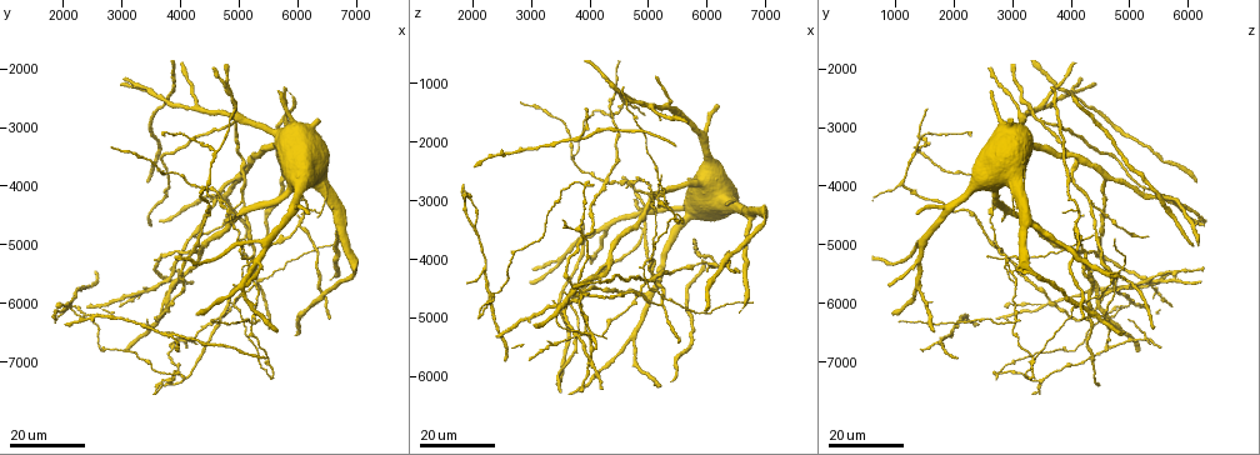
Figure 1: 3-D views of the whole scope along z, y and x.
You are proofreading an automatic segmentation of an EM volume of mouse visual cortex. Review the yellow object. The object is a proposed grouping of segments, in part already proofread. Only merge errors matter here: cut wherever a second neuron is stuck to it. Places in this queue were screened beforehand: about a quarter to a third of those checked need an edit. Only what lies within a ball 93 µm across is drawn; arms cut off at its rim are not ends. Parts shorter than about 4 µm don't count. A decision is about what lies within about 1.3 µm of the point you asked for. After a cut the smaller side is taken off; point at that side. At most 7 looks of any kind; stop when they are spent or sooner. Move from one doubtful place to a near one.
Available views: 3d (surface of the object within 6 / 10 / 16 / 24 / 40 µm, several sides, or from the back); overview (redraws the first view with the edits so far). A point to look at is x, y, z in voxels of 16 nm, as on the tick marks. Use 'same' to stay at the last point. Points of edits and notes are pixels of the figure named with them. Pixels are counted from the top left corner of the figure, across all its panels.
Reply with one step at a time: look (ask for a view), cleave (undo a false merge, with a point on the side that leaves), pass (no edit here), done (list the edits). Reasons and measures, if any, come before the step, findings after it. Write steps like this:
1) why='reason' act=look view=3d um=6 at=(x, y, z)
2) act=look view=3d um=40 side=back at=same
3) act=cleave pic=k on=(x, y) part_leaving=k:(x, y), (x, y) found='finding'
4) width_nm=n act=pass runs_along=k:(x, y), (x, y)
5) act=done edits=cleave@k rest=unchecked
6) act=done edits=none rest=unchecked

act=look view=3d um=24 at=(3750, 7300, 3450)

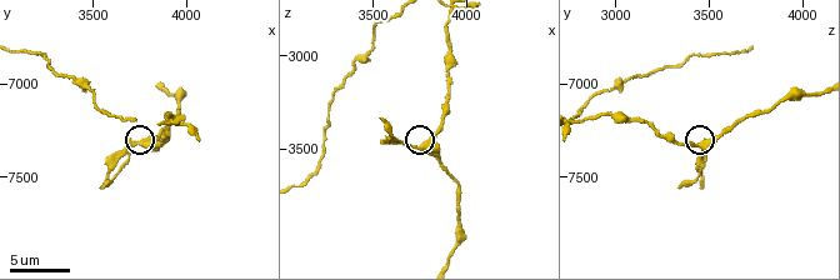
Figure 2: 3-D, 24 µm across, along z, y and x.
why='closer look' act=look view=3d um=10 at=(3760, 7320, 3480)

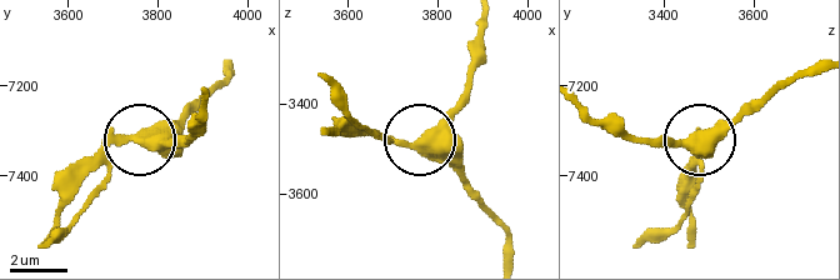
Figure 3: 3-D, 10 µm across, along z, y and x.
act=look view=3d um=6 at=(3755, 7320, 3490)

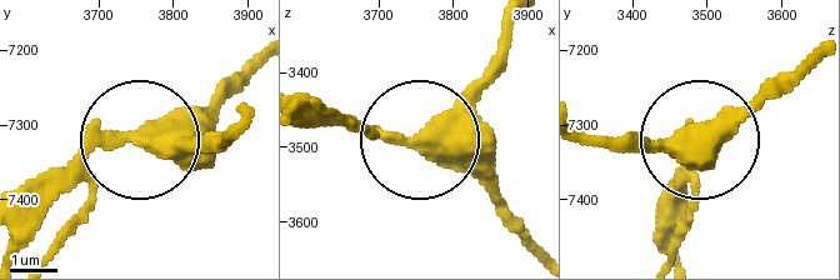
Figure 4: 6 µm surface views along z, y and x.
side_arm_um=7 act=cleave pic=4 on=(56, 198) part_leaving=4:(101, 139), (85, 219), (54, 254) found='a second neuron is stuck on'

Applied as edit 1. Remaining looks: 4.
act=look view=overview

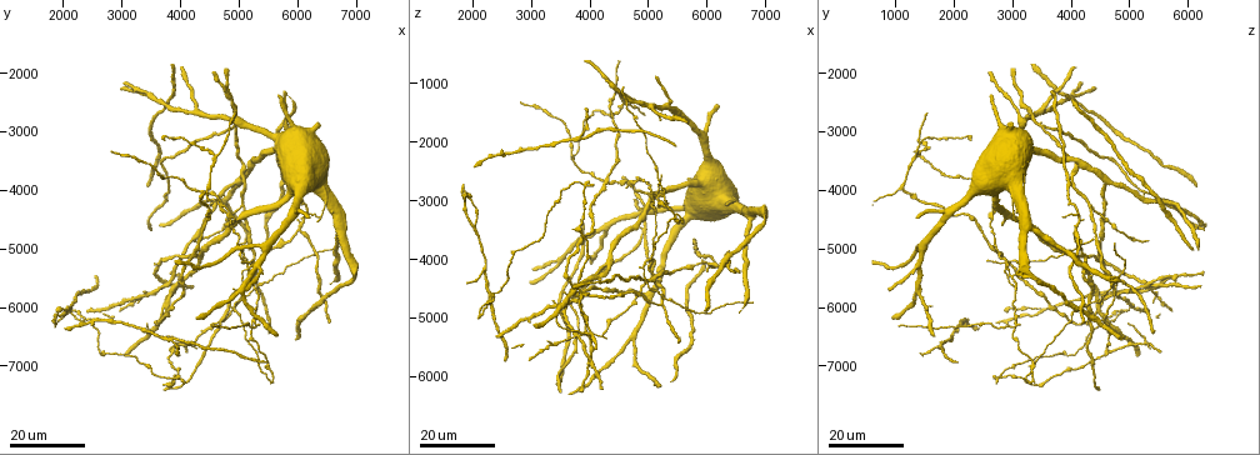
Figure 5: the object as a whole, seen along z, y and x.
act=look view=3d um=24 at=(3900, 7150, 2700)

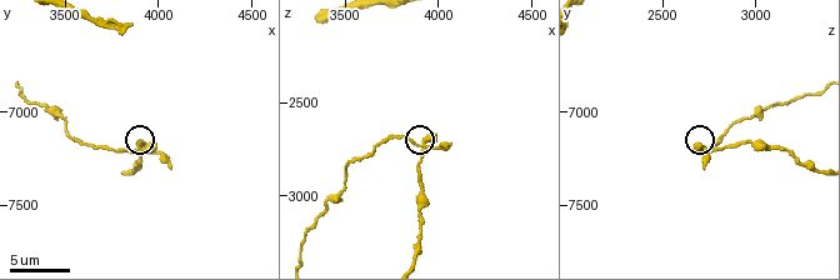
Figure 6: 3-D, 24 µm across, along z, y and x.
act=look view=3d um=6 at=(3920, 7200, 2740)

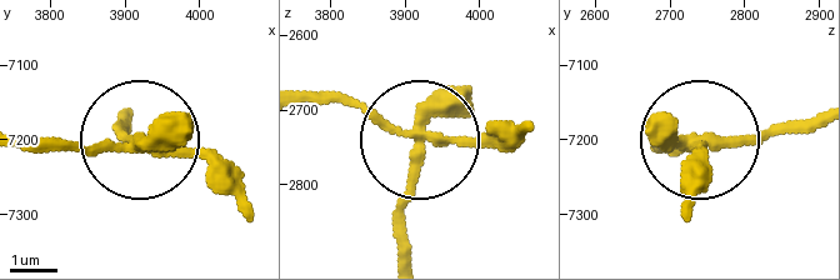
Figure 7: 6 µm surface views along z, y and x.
act=cleave pic=7 on=(214, 150) part_leaving=7:(421, 130), (306, 99) found='a second neuron is stuck on'

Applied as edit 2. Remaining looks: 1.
act=done edits=cleave@4,cleave@7 rest=unchecked

